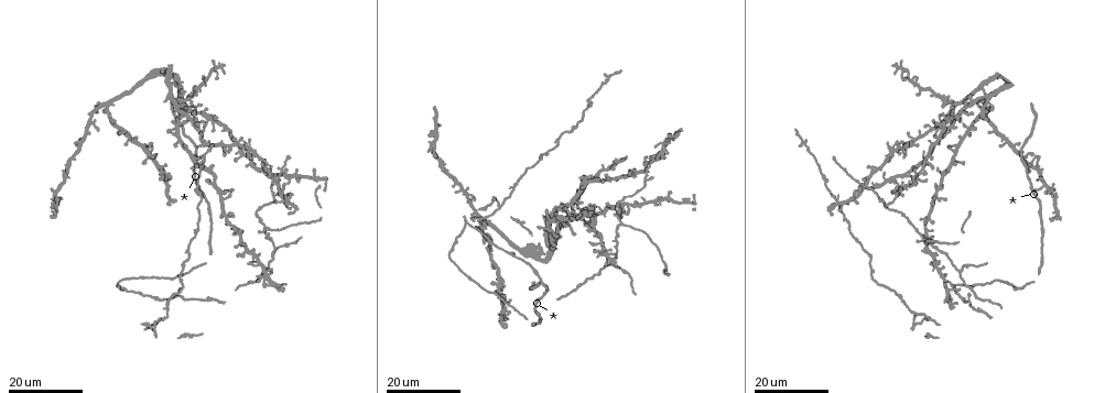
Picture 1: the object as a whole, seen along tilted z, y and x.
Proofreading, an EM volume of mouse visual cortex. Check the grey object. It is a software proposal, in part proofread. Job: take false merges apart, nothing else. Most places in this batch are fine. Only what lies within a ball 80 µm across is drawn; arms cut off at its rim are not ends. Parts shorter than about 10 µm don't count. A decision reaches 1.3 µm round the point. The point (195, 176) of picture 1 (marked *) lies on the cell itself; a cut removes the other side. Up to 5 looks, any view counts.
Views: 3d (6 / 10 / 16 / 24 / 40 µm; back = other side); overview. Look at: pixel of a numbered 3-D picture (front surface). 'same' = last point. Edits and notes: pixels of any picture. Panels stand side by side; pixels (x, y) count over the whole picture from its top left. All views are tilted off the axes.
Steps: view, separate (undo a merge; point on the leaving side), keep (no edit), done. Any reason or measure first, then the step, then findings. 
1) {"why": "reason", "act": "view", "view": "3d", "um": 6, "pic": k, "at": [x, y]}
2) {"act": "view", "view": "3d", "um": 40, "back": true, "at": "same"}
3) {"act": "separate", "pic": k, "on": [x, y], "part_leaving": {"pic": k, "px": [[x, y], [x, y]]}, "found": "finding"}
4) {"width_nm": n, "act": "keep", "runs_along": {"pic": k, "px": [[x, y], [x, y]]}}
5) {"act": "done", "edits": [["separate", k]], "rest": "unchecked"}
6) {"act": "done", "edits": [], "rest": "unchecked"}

{"why": "three-way junction", "act": "view", "view": "3d", "um": 16, "pic": 1, "at": [959, 271]}

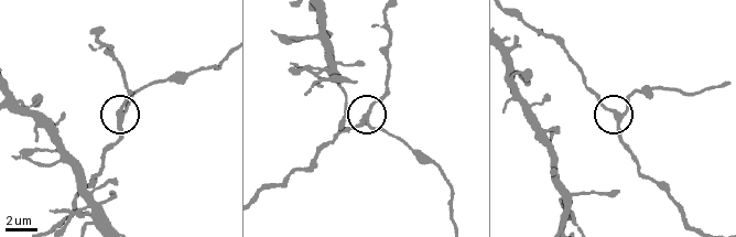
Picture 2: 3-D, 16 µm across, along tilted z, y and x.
{"why": "closer look", "act": "view", "view": "3d", "um": 6, "pic": 2, "at": [366, 118]}

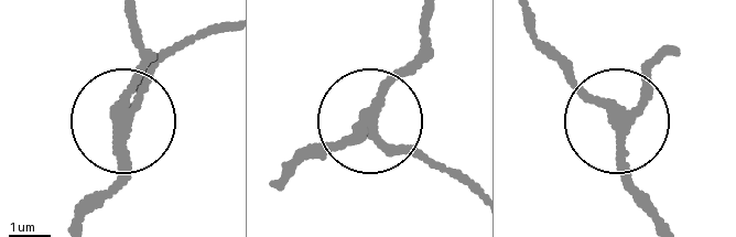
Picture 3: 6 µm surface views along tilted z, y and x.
{"width_nm": 240, "act": "keep", "found": "all the same cell"}

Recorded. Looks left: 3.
{"why": "thin arm on a thick one", "act": "view", "view": "3d", "um": 16, "pic": 1, "at": [270, 227]}

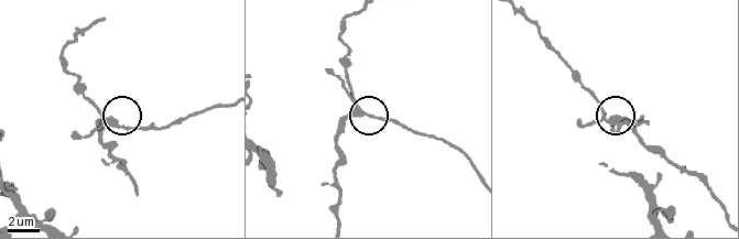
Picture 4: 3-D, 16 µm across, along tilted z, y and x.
{"act": "view", "view": "3d", "um": 6, "pic": 4, "at": [360, 107]}

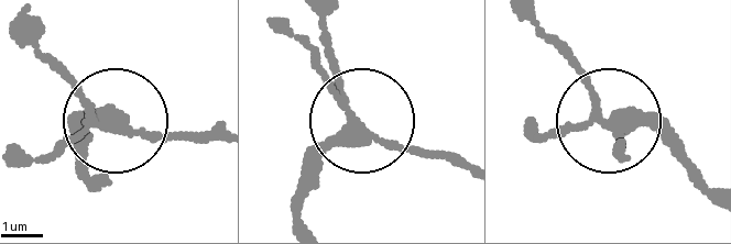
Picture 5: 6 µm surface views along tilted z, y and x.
{"side_arm_um": 31, "arms": 4, "act": "keep", "found": "all the same cell"}

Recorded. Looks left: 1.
{"act": "done", "edits": [], "rest": "unchecked"}

